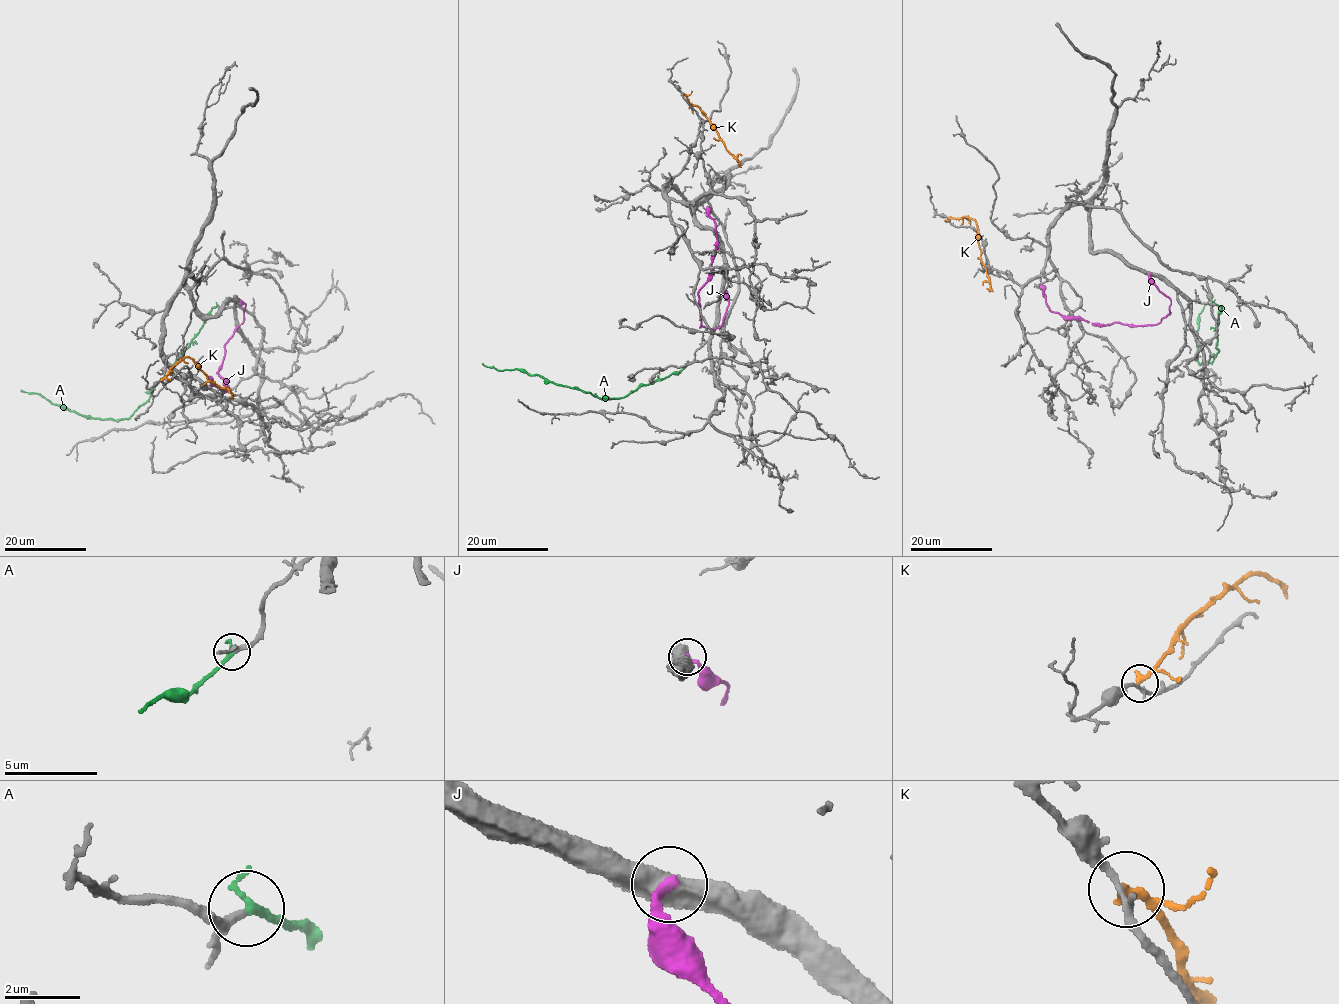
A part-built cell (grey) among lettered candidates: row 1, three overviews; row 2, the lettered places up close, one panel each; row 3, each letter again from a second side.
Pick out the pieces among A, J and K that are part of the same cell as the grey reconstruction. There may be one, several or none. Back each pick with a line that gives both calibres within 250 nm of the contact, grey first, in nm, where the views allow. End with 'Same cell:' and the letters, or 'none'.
A: calibres 180 and 260 nm
Same cell: A

